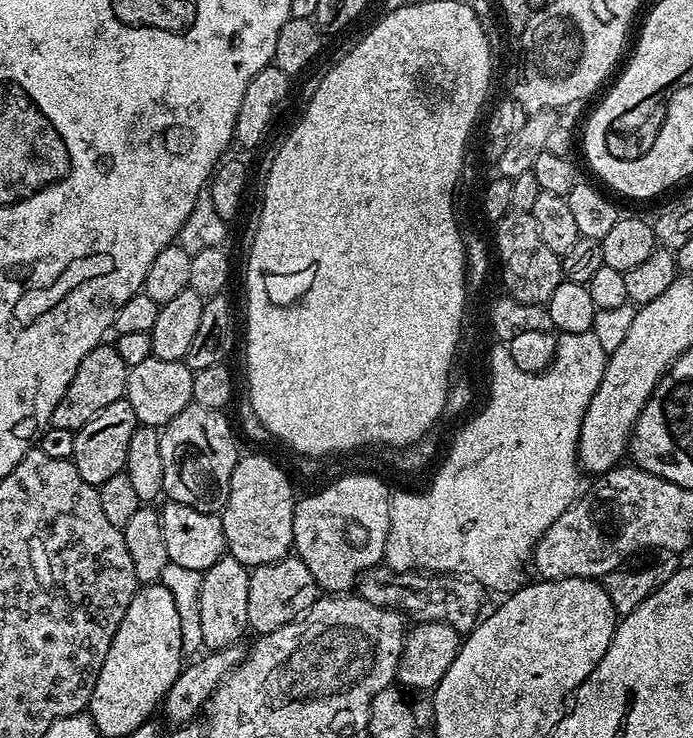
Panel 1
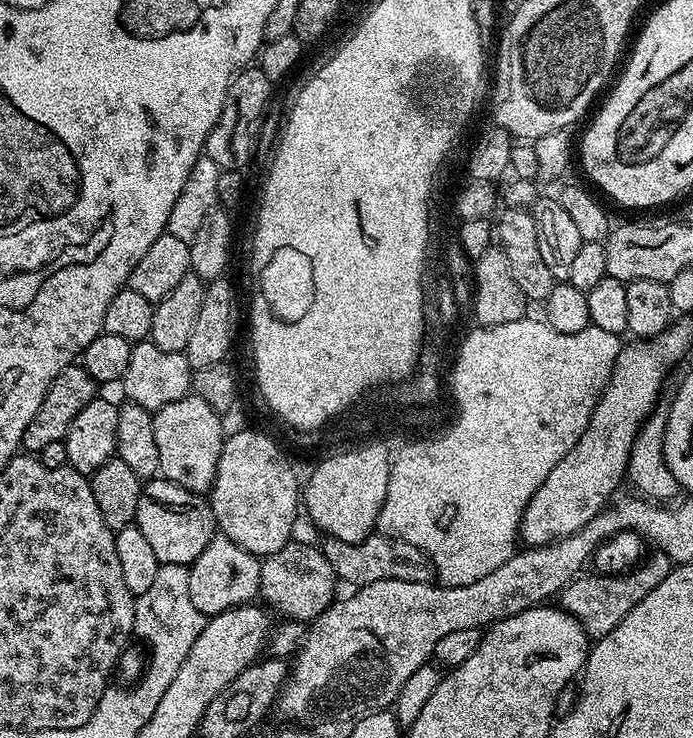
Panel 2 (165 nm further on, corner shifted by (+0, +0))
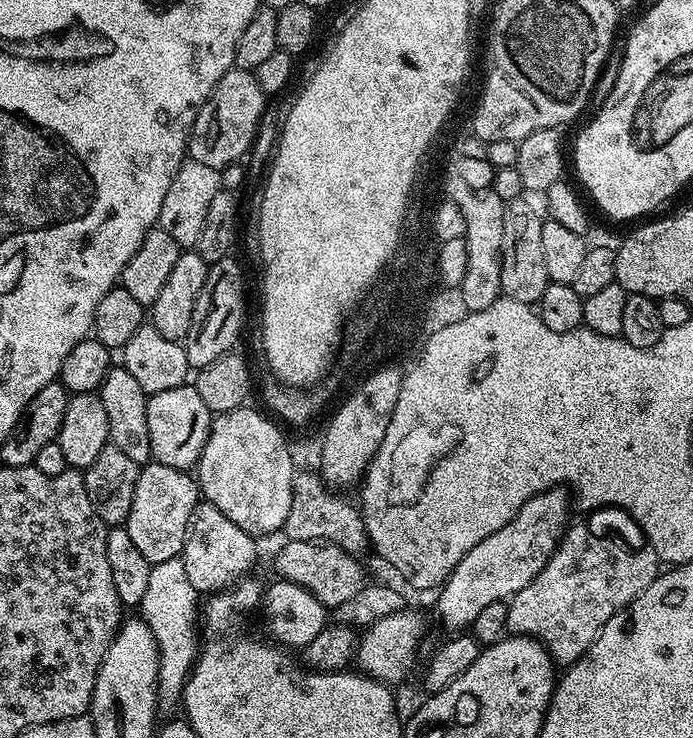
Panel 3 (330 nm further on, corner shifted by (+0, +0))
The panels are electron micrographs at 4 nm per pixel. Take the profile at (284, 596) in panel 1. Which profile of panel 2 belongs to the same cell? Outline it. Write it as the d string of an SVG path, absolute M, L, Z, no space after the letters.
M290 542L282 546L282 550L260 560L260 596L263 603L269 609L277 608L282 614L280 616L289 620L311 622L321 616L334 603L336 584L336 572L330 562L326 562L319 547Z

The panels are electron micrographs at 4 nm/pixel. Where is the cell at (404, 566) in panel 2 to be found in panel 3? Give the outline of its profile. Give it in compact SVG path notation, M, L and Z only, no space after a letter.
M297 471L292 478L290 514L286 514L283 535L287 539L302 542L315 540L337 544L342 550L360 554L363 548L369 547L368 535L364 529L364 517L360 515L360 509L355 503L347 504L340 496L343 495L329 491L323 479L315 471Z

